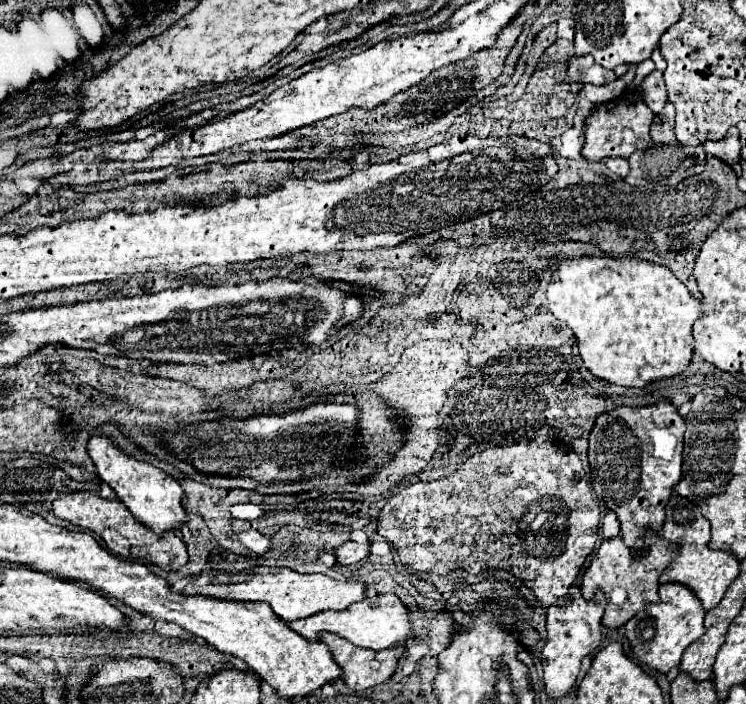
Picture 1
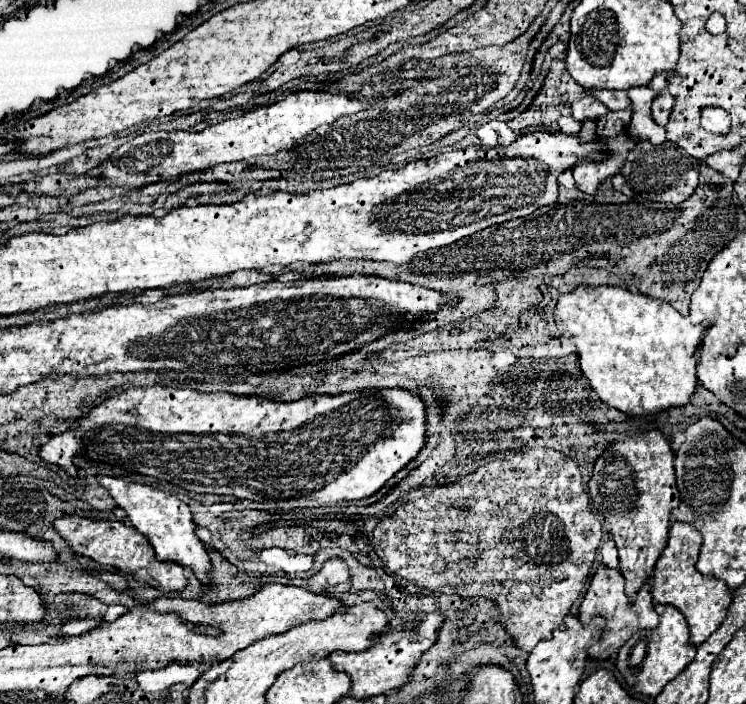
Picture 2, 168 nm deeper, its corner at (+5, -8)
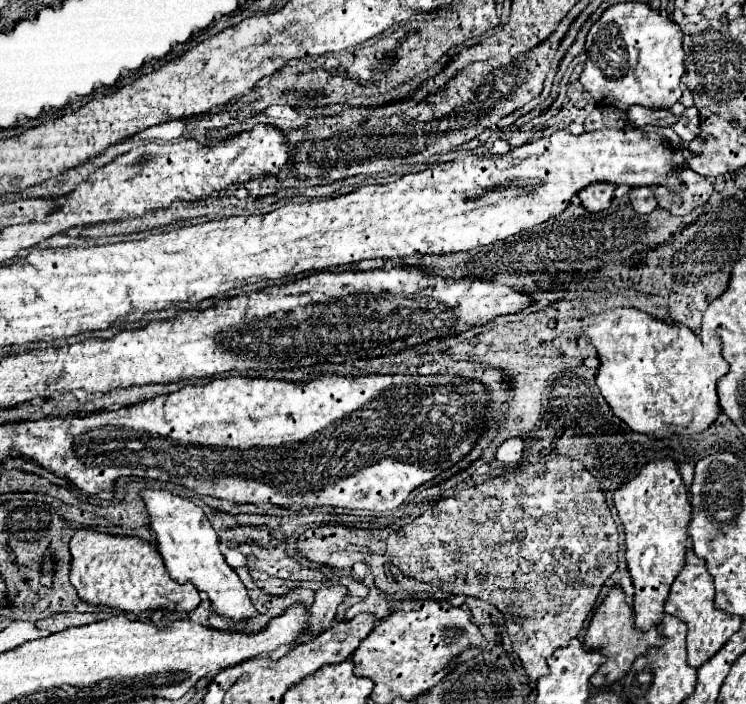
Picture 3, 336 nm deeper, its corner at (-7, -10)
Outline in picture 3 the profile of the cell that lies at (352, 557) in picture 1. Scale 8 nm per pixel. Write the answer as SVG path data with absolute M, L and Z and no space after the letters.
M330 586L330 588L320 588L316 592L316 600L312 604L312 622L310 622L310 634L316 636L320 632L324 632L328 626L332 626L334 616L336 616L336 608L338 604L348 596L346 586Z

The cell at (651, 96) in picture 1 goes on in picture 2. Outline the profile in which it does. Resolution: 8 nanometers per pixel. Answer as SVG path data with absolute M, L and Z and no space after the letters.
M660 92L660 96L654 100L652 104L652 118L656 120L656 124L660 126L666 126L668 124L668 118L670 118L670 112L674 108L674 100L672 100L672 94L670 92Z

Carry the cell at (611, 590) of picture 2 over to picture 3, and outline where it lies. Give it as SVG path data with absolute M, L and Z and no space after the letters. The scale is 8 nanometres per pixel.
M620 586L610 588L610 592L602 600L602 604L596 608L596 612L594 612L592 620L590 620L590 626L586 630L586 636L584 636L584 644L588 648L600 648L602 654L606 656L606 662L596 670L596 674L590 678L590 682L594 686L606 686L606 684L616 682L618 678L622 678L630 670L636 656L646 654L648 644L656 646L658 642L664 642L664 636L660 634L660 628L652 626L648 632L638 630L636 624L634 624L632 606L630 606L624 590Z

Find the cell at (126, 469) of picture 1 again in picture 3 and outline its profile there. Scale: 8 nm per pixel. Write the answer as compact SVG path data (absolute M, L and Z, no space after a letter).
M142 490L140 498L146 504L150 528L158 538L156 546L158 550L162 548L162 558L170 576L180 584L192 582L200 592L206 592L208 600L212 602L212 608L218 614L228 616L234 622L242 618L252 618L256 610L252 608L252 602L246 594L246 586L238 578L236 570L230 568L228 562L224 560L218 548L218 536L210 526L206 514L202 512L202 508L190 500L184 500L164 490Z

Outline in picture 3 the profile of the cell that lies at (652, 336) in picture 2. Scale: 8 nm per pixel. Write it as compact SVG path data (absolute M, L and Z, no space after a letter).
M612 308L600 314L588 314L580 320L600 360L596 384L630 430L656 438L666 434L696 434L706 430L718 416L720 404L716 382L728 372L720 356L720 344L704 344L684 324L664 322L638 308Z

